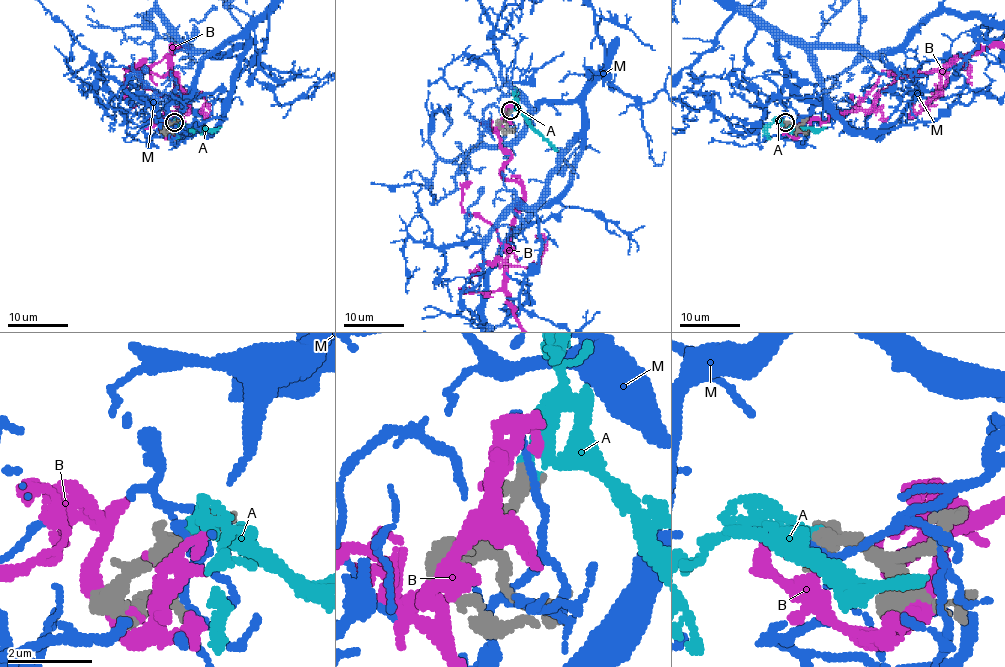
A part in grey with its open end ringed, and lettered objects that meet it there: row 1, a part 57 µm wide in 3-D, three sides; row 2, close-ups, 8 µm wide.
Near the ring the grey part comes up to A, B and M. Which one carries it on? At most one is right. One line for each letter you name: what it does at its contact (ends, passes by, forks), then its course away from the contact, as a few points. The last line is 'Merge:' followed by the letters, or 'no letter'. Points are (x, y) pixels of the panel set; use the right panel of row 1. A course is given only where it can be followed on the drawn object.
A: it passes by; it runs (785, 122), (788, 127), (826, 127)
Merge: A

